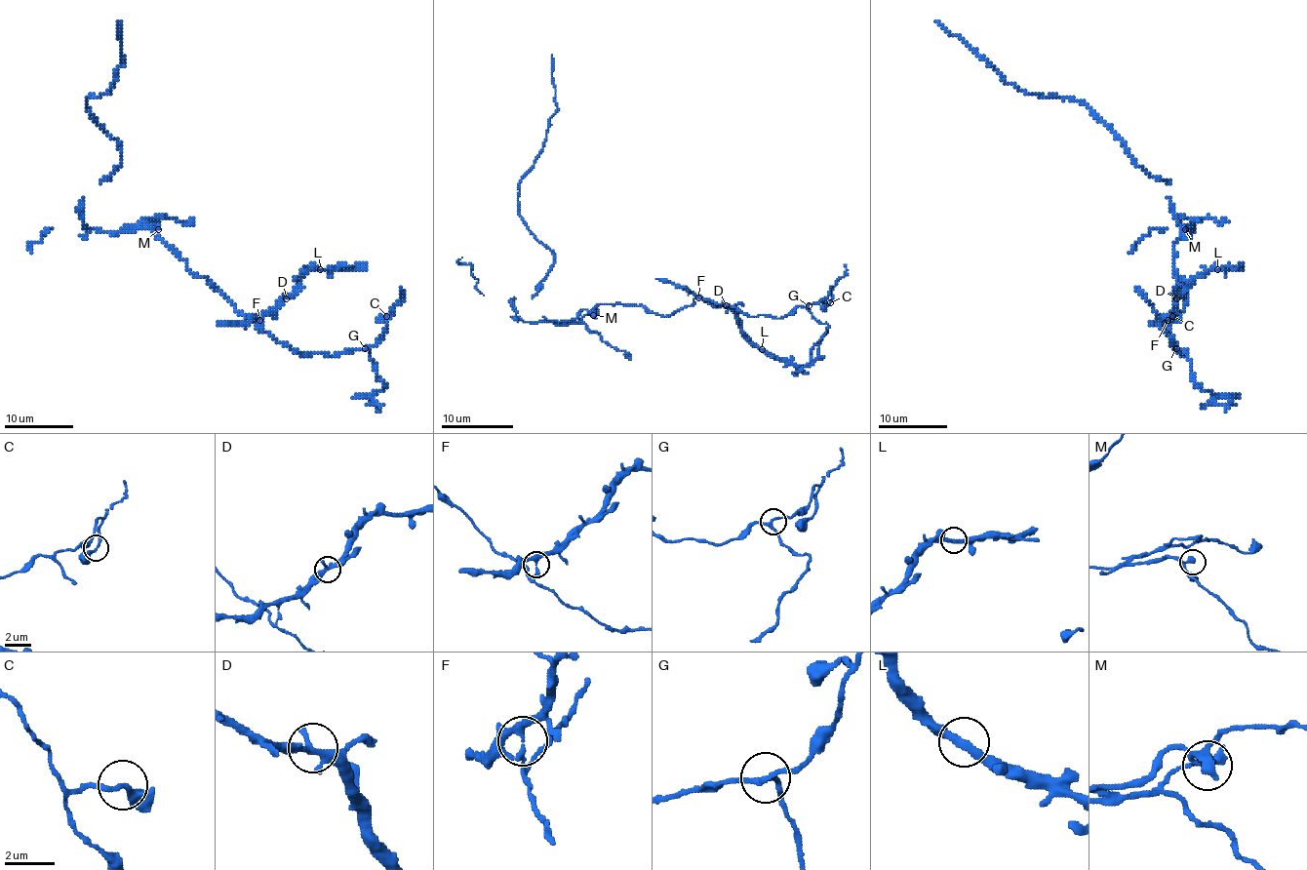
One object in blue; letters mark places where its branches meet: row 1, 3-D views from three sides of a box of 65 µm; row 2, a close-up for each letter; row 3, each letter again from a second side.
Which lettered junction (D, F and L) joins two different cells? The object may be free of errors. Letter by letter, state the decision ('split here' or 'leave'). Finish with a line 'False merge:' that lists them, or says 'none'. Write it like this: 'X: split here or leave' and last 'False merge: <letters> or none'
D: leave
F: split here
L: leave
False merge: F

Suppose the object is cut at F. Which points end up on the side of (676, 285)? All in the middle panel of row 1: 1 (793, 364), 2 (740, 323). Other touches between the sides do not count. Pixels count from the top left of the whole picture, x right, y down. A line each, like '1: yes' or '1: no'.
1: yes
2: yes

